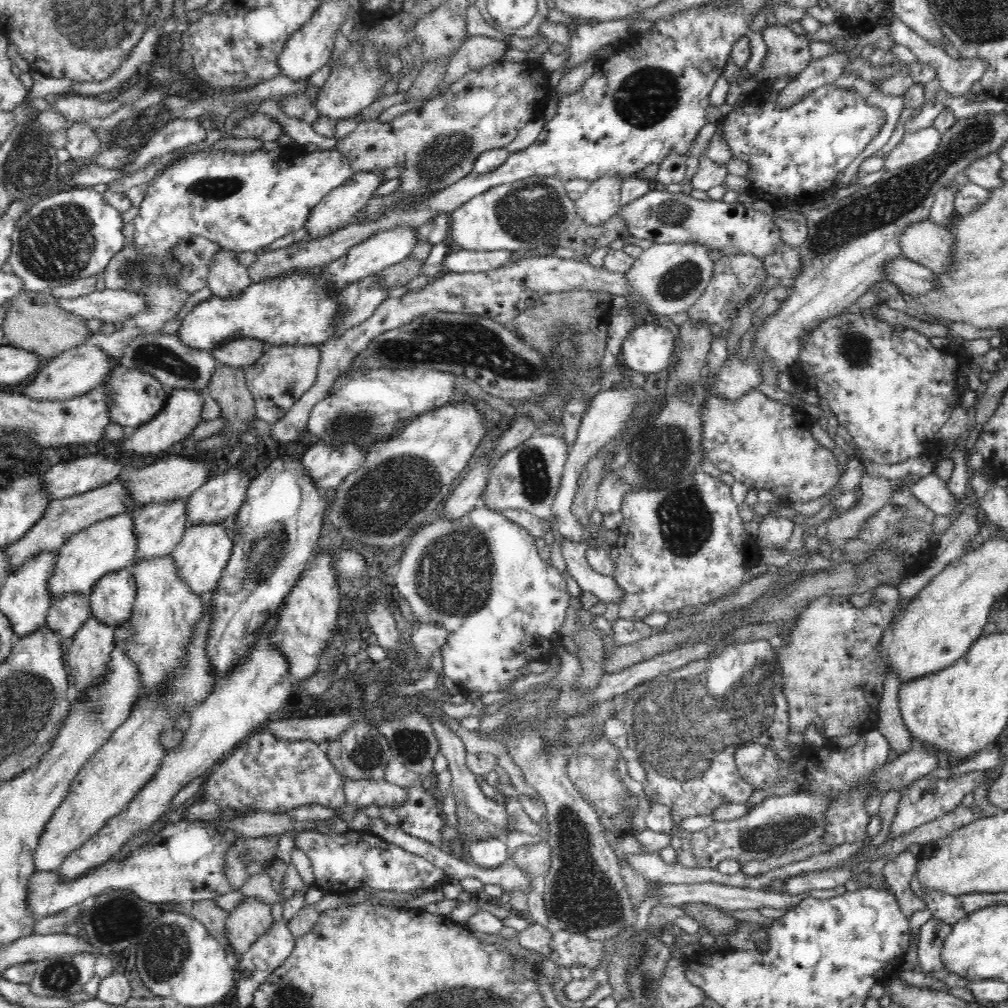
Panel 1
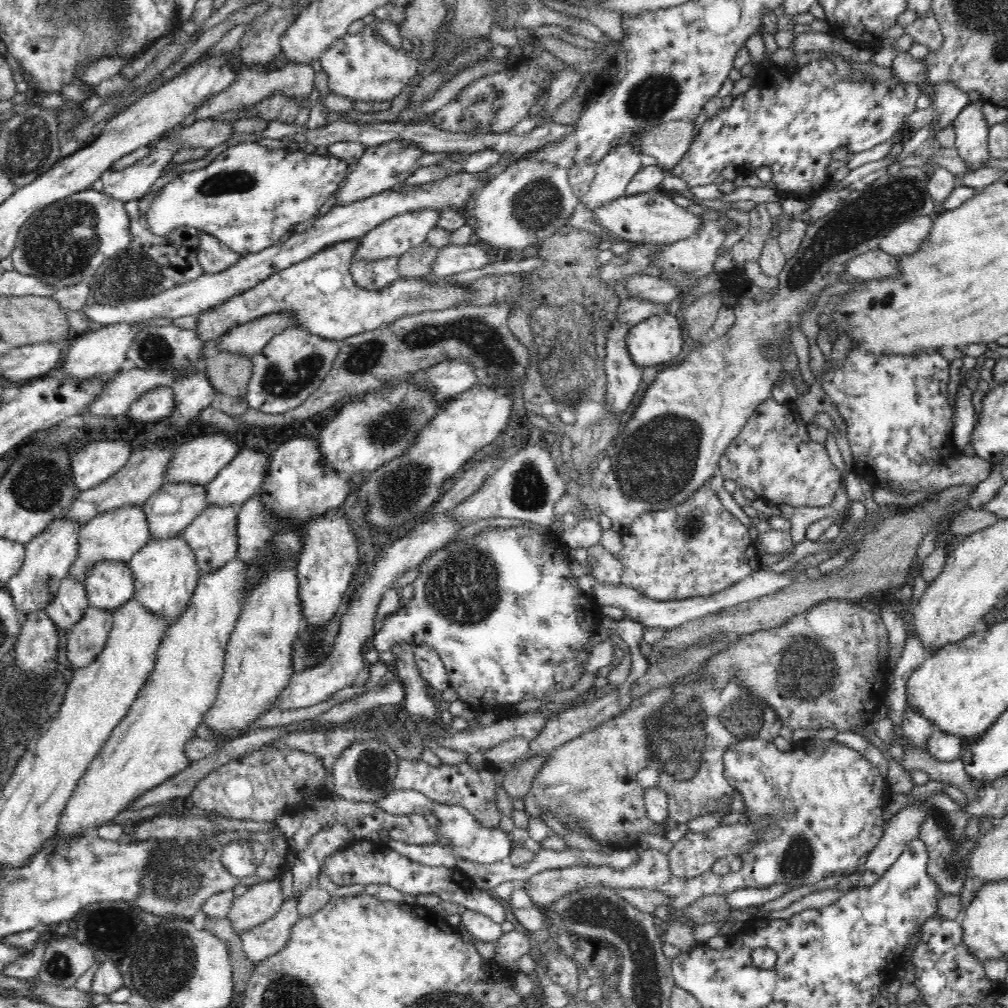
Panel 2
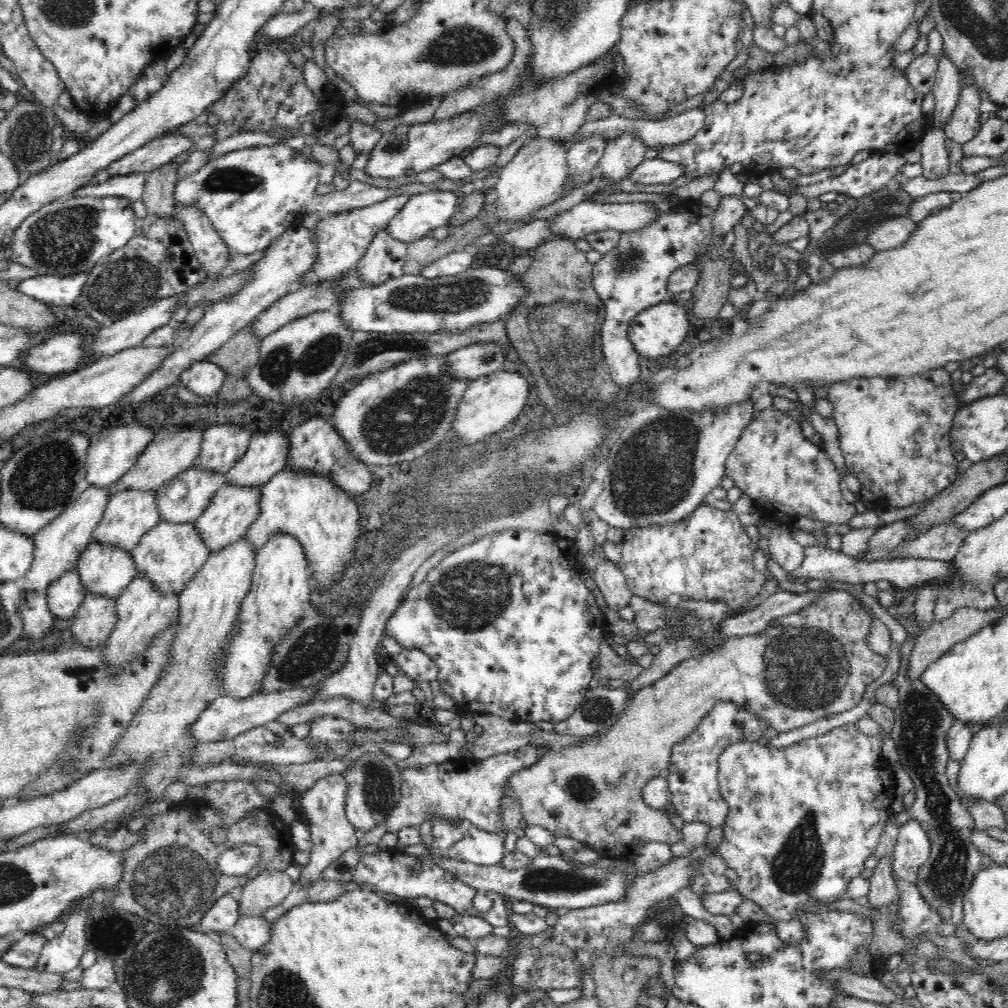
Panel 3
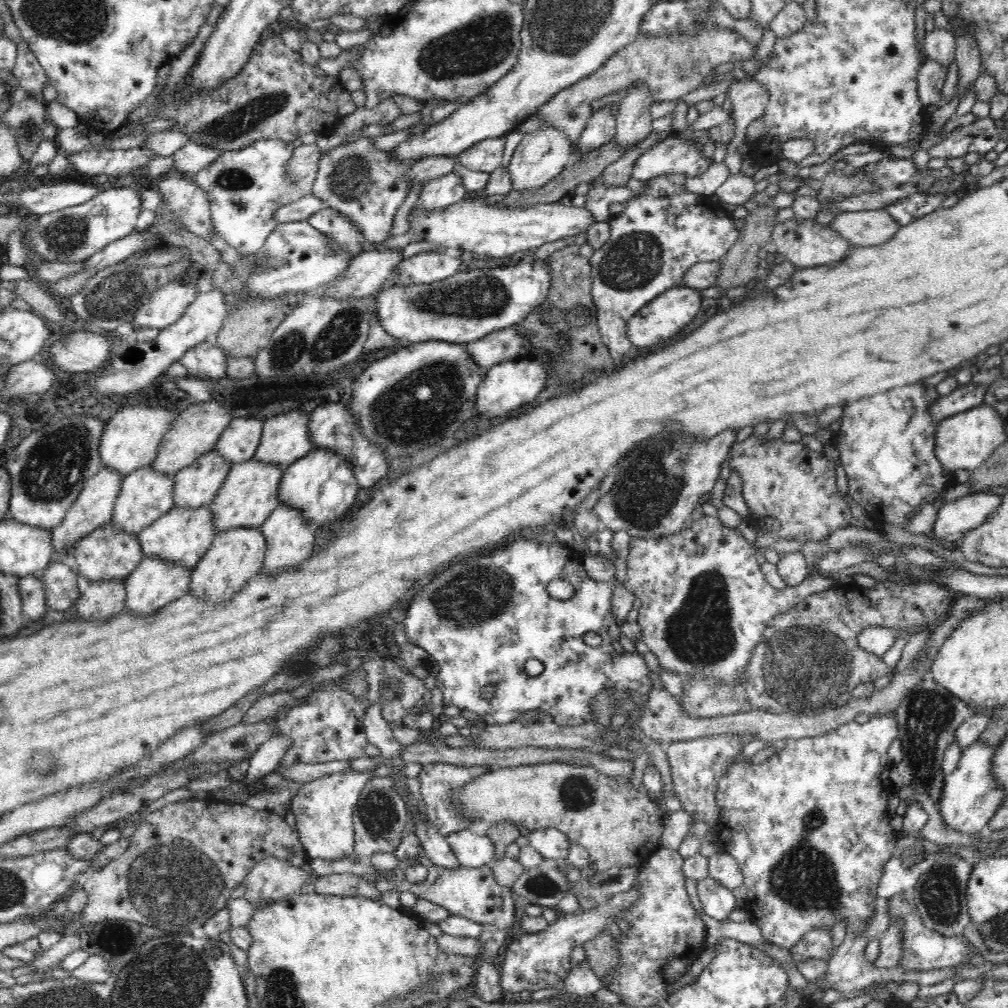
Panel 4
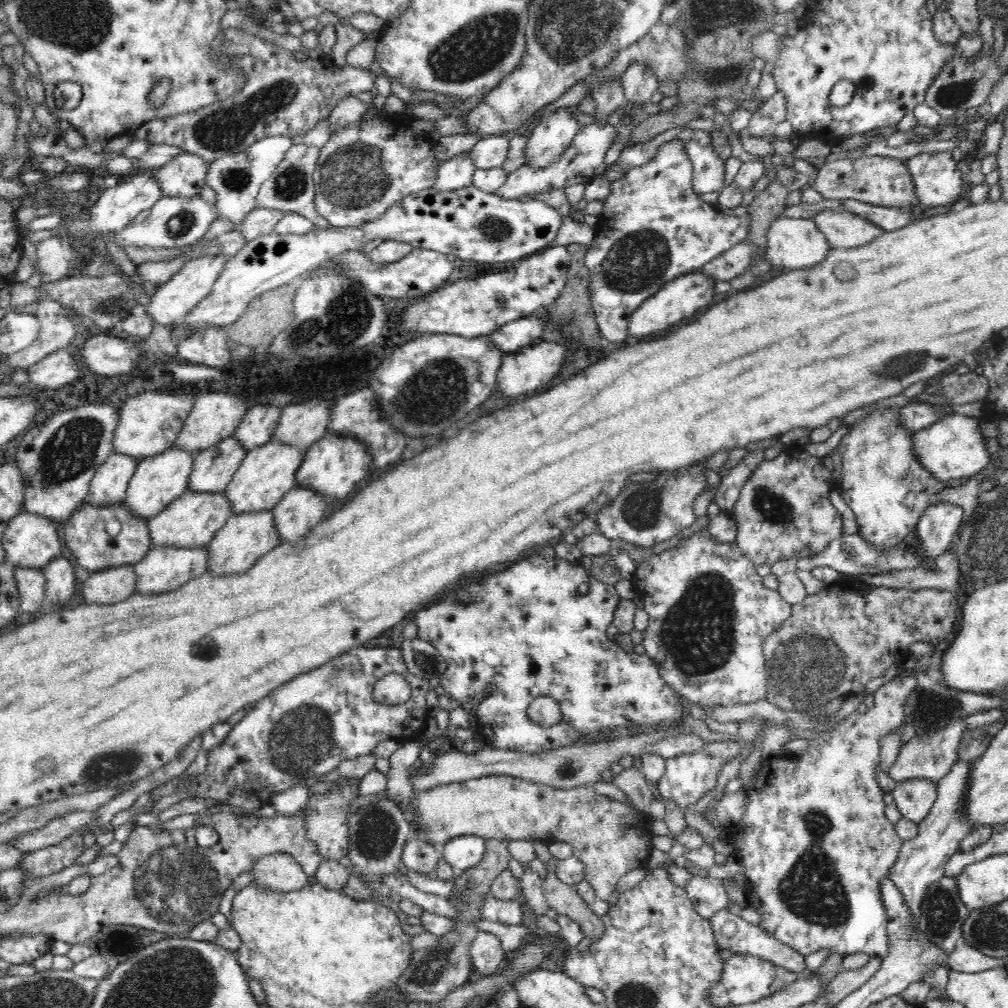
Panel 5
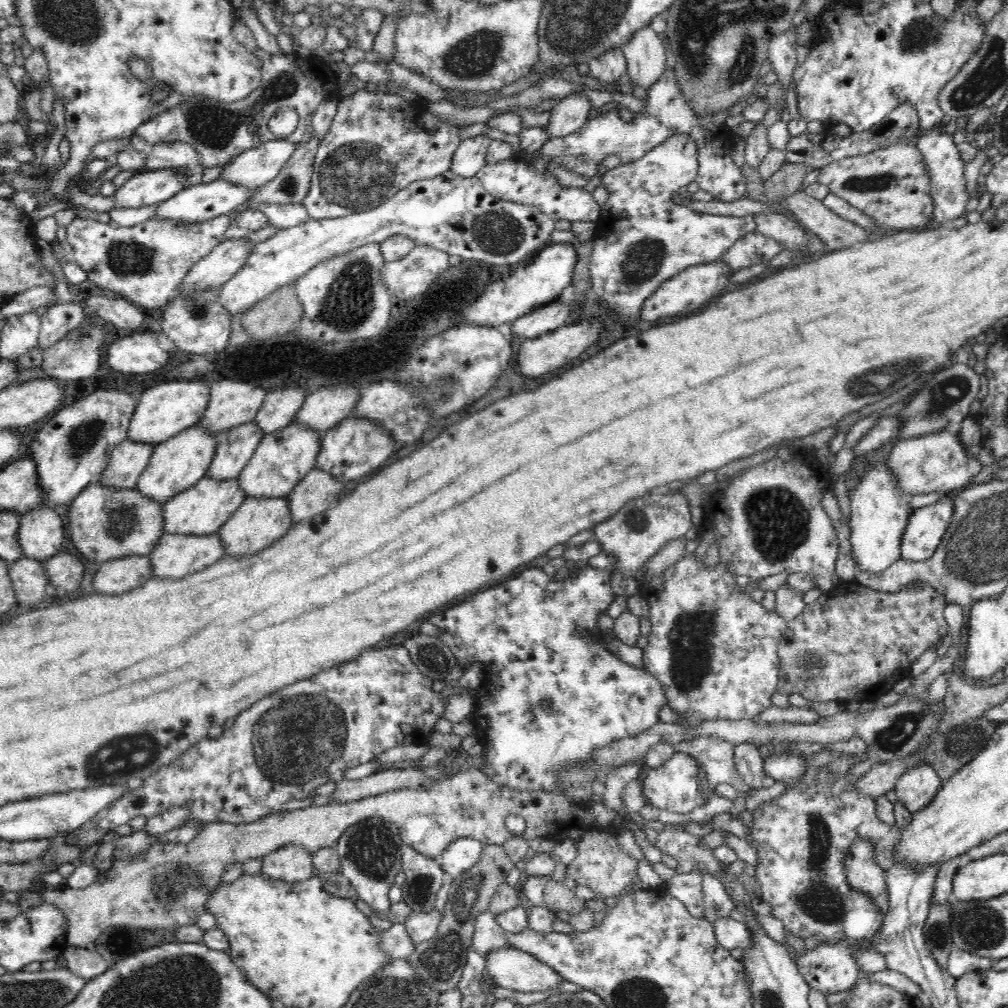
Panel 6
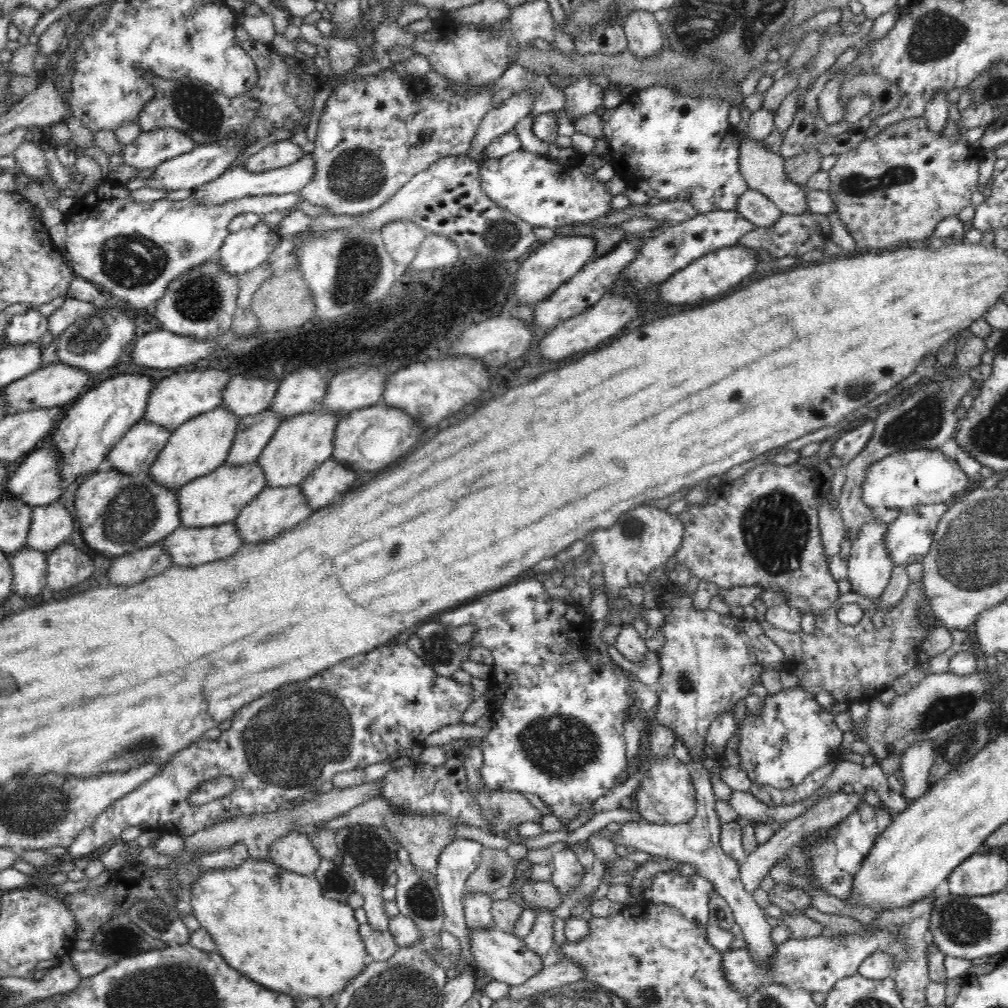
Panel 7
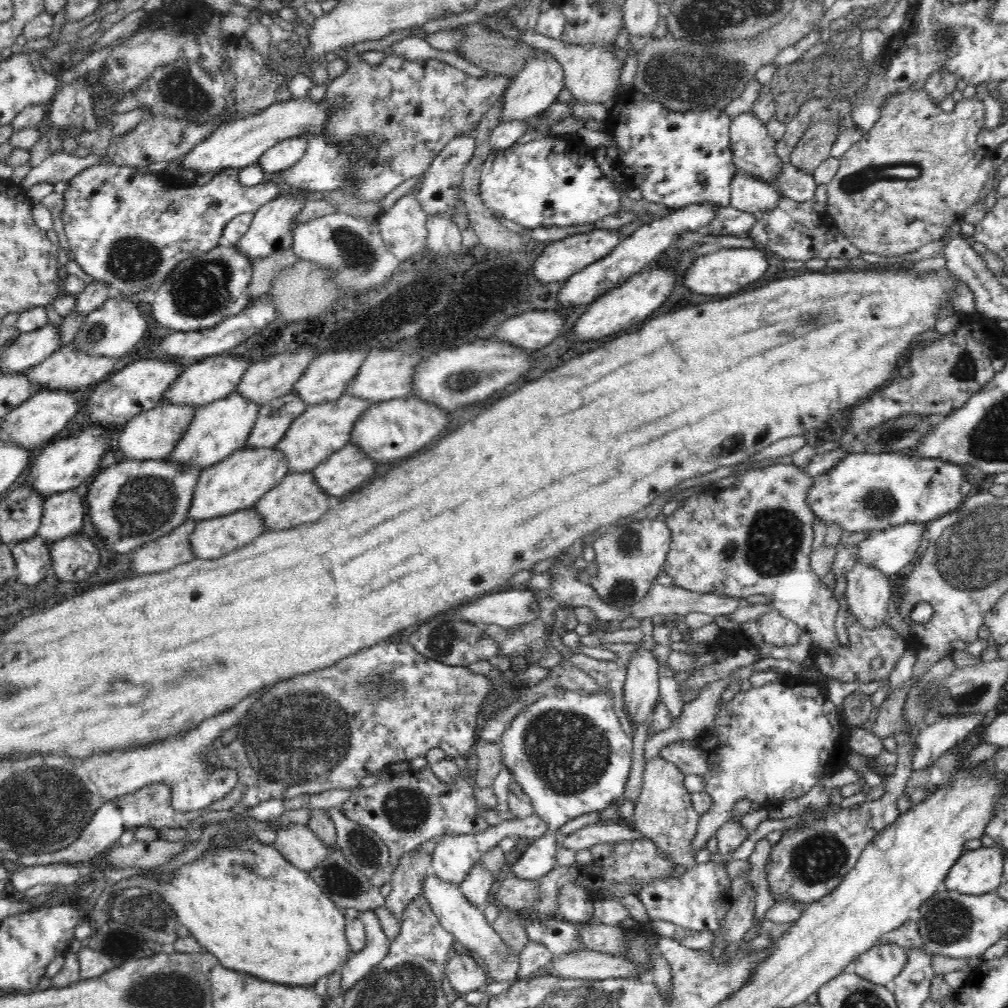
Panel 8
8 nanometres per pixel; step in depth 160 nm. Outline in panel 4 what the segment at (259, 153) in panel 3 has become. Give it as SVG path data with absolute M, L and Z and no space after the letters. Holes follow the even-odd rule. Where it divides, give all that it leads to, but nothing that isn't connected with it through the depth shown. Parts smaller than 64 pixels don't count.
M282 139L258 140L247 148L220 154L210 166L206 166L192 177L198 187L208 195L214 229L240 254L258 253L263 248L268 235L272 234L274 228L278 226L274 219L275 210L281 207L278 196L284 192L284 177L294 150L292 144Z

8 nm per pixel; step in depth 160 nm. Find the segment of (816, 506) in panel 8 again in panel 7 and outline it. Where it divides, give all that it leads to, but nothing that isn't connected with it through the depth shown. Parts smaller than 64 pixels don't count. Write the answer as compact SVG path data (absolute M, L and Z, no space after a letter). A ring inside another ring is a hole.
M938 449L900 450L871 464L862 485L862 502L876 512L888 508L909 510L920 504L940 504L952 501L956 492L968 488L969 479L957 461Z

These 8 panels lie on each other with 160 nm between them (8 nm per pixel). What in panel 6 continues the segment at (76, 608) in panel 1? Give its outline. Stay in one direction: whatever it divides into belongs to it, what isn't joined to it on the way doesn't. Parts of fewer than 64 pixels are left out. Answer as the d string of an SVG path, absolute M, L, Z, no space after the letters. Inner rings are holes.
M60 550L58 554L41 562L48 578L51 596L62 596L62 592L74 592L80 588L85 573L83 561L73 553Z

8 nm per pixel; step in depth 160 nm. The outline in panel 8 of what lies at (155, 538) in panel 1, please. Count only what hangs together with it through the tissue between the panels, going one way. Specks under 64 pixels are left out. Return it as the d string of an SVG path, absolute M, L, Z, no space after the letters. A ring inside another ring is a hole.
M292 390L280 398L264 403L258 410L256 424L246 440L246 447L272 448L284 438L292 420L302 416L308 406Z

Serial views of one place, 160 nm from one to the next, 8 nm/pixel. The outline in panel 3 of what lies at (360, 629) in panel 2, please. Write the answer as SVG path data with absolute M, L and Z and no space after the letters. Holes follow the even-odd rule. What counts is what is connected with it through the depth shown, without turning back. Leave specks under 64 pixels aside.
M316 684L316 686L310 686L310 688L298 686L298 688L290 688L290 690L282 692L256 694L244 699L231 698L231 696L224 695L216 698L214 702L208 705L208 708L200 714L198 720L191 724L190 732L195 742L198 743L230 740L247 730L275 721L282 712L288 712L292 708L312 703L314 695L318 691L319 684Z

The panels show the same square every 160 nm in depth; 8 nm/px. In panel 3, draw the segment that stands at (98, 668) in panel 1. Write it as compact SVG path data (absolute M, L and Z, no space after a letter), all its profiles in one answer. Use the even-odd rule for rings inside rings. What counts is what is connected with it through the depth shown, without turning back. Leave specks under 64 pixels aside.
M87 592L83 604L76 610L73 616L72 633L73 639L86 646L87 648L100 648L100 644L104 644L109 640L111 633L116 627L117 620L117 600L110 599L104 596L97 596L92 592Z

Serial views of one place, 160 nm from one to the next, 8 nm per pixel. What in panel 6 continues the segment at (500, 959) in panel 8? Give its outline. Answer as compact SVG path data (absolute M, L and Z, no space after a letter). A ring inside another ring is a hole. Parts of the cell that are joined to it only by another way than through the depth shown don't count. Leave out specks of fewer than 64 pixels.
M508 942L487 954L485 959L486 975L498 987L518 992L542 992L564 980L553 968Z

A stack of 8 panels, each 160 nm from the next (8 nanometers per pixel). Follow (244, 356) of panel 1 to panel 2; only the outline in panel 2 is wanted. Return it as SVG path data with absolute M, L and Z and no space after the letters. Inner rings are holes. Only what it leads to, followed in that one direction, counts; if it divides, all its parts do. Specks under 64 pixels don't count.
M292 311L271 312L266 316L259 316L230 330L222 337L215 352L228 351L251 359L273 336L292 326L293 321Z

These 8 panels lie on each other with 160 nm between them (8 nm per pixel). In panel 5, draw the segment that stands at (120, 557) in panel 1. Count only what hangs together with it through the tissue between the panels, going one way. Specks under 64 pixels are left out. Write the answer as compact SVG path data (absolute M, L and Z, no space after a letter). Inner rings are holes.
M172 446L160 454L139 461L124 498L128 509L144 520L151 519L162 512L173 500L188 490L188 480L194 468L194 458L196 458L194 453Z

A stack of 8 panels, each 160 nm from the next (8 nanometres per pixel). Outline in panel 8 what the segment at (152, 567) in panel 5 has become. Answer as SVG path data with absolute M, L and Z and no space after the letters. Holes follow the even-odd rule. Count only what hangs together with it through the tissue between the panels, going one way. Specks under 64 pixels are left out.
M254 507L203 520L190 536L192 555L200 560L219 559L250 544L265 531L264 519Z

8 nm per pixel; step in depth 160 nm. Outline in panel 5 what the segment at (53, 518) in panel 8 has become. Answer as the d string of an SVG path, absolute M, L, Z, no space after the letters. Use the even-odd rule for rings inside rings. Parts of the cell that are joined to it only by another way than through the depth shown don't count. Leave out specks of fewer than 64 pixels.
M26 510L6 522L6 532L2 538L2 545L6 551L6 564L37 569L46 567L54 558L60 557L60 548L62 548L56 523Z

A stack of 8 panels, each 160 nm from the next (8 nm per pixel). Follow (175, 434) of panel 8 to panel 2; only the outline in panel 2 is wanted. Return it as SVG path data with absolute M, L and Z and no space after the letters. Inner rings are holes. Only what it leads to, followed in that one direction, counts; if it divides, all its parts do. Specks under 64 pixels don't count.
M59 517L25 544L24 565L6 586L22 617L30 612L46 610L52 604L62 580L69 576L70 567L75 564L78 556L78 534L82 527L82 523L78 521Z

